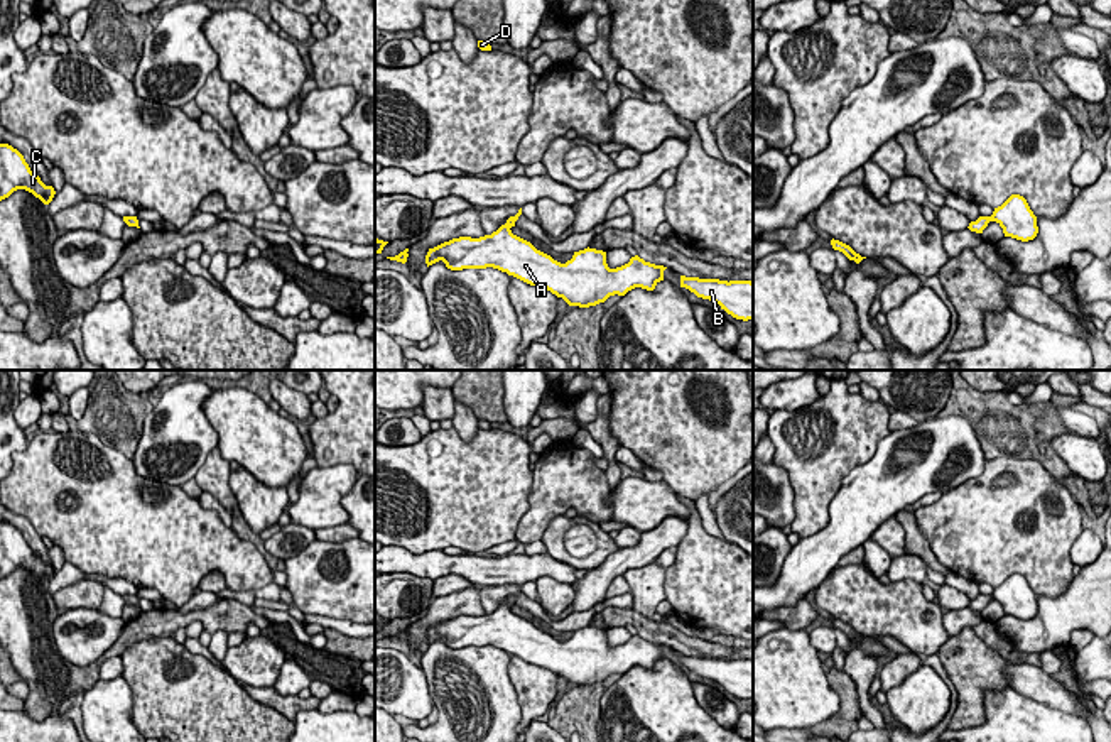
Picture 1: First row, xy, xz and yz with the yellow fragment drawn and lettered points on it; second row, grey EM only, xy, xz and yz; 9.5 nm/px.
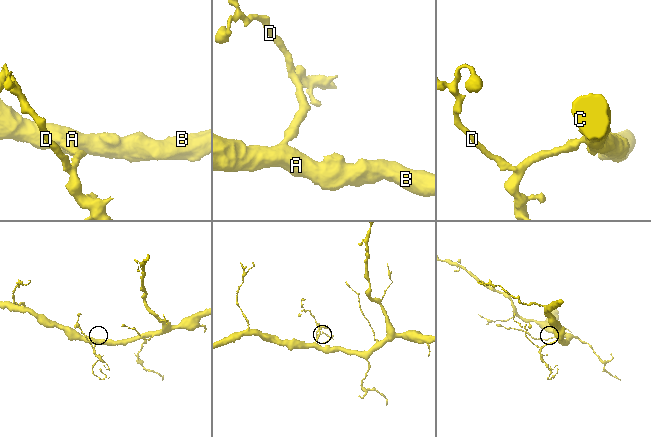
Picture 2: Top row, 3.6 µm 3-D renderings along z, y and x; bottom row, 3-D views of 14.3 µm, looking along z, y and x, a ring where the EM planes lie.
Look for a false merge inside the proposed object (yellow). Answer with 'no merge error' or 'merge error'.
no merge error

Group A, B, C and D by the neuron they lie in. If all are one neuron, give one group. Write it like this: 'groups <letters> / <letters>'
groups A B C D

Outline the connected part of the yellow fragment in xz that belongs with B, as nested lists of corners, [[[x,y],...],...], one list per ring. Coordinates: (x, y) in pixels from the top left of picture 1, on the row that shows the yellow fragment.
[[[680,276],[680,287],[689,289],[697,297],[709,299],[721,306],[736,319],[753,319],[753,282],[719,281]]]

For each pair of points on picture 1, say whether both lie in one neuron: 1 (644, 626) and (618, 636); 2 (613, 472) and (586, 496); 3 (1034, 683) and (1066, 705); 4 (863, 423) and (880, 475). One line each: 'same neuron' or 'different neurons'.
1: different neurons
2: different neurons
3: same neuron
4: different neurons

